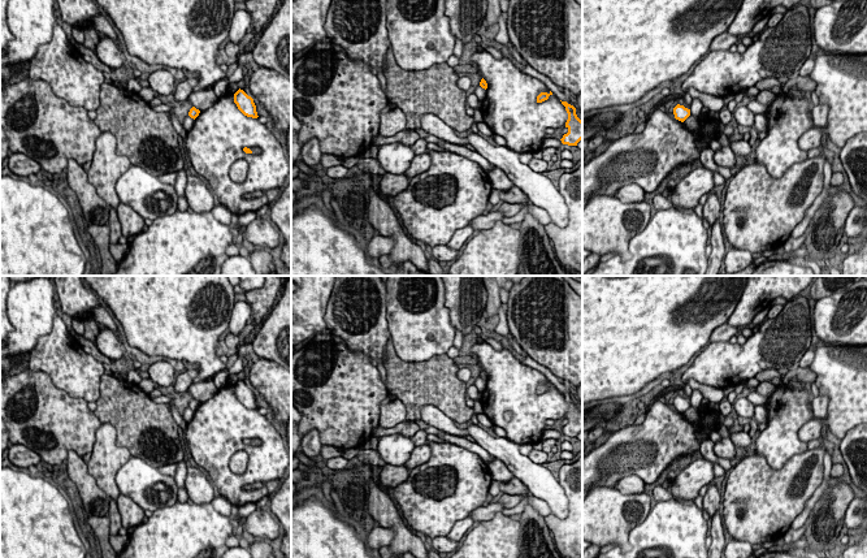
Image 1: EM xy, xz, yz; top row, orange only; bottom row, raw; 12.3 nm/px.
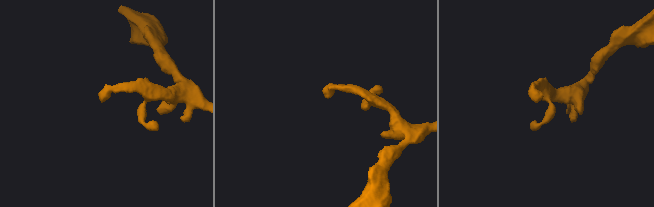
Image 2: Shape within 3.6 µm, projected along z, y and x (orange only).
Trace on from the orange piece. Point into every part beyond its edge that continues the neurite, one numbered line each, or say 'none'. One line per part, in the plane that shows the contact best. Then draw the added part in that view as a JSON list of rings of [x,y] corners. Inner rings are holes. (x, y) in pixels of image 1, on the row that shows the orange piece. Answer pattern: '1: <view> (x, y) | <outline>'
none

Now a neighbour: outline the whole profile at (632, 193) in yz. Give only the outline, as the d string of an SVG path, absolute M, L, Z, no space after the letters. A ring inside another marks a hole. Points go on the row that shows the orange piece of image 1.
M629 183L617 190L616 198L623 203L640 203L645 202L645 191L637 183Z

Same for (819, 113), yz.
M816 104L811 109L811 120L812 124L818 127L825 127L828 121L829 105L827 104Z

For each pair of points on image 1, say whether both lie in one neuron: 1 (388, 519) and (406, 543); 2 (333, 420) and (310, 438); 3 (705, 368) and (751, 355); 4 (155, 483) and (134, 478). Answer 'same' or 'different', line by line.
1: same
2: different
3: same
4: same

